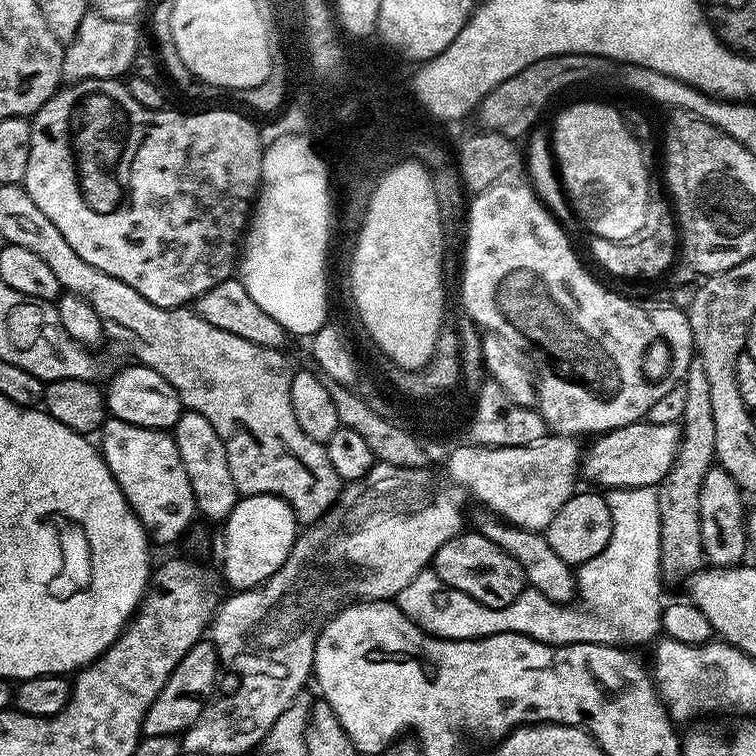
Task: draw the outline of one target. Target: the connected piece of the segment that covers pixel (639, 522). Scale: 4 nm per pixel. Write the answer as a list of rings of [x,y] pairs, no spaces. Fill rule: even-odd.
[[[613,488],[607,493],[606,499],[610,510],[612,511],[612,533],[610,534],[610,542],[606,542],[606,550],[602,550],[602,554],[594,554],[594,558],[590,558],[590,562],[579,565],[575,569],[576,573],[576,591],[578,593],[578,601],[580,600],[580,608],[572,608],[571,603],[555,604],[550,602],[550,598],[546,598],[546,594],[542,594],[532,587],[525,587],[520,596],[510,602],[510,606],[505,608],[491,608],[490,606],[482,606],[482,602],[478,602],[474,598],[470,598],[466,594],[462,594],[462,590],[454,590],[450,586],[446,586],[446,582],[442,582],[442,578],[438,578],[438,574],[434,570],[425,570],[419,572],[410,582],[410,586],[406,586],[396,595],[394,603],[418,625],[423,632],[429,632],[432,636],[439,636],[442,640],[479,640],[481,636],[493,636],[499,632],[522,632],[525,634],[540,634],[548,638],[556,638],[552,636],[560,636],[558,638],[560,644],[615,644],[623,645],[624,640],[633,640],[636,644],[644,644],[655,641],[661,635],[661,611],[662,601],[660,602],[660,580],[662,581],[662,573],[660,571],[660,515],[658,514],[658,498],[656,497],[657,489],[651,488]]]

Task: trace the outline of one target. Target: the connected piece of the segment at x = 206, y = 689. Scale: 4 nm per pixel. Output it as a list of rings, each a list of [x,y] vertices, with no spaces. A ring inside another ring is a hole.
[[[201,638],[188,651],[186,658],[182,658],[182,662],[174,666],[158,698],[154,698],[150,710],[146,710],[143,735],[176,736],[186,731],[199,718],[205,704],[209,703],[213,695],[211,692],[216,684],[216,668],[218,669],[216,648],[207,639]]]

